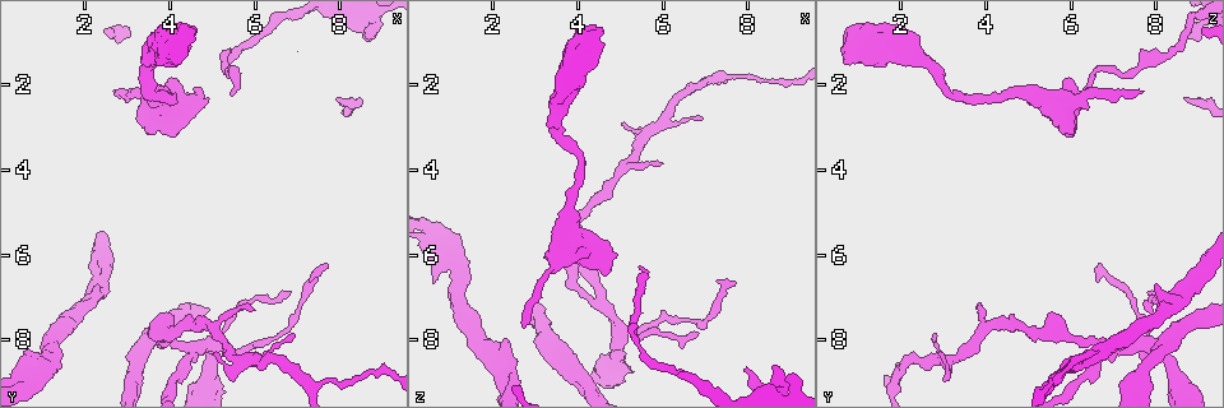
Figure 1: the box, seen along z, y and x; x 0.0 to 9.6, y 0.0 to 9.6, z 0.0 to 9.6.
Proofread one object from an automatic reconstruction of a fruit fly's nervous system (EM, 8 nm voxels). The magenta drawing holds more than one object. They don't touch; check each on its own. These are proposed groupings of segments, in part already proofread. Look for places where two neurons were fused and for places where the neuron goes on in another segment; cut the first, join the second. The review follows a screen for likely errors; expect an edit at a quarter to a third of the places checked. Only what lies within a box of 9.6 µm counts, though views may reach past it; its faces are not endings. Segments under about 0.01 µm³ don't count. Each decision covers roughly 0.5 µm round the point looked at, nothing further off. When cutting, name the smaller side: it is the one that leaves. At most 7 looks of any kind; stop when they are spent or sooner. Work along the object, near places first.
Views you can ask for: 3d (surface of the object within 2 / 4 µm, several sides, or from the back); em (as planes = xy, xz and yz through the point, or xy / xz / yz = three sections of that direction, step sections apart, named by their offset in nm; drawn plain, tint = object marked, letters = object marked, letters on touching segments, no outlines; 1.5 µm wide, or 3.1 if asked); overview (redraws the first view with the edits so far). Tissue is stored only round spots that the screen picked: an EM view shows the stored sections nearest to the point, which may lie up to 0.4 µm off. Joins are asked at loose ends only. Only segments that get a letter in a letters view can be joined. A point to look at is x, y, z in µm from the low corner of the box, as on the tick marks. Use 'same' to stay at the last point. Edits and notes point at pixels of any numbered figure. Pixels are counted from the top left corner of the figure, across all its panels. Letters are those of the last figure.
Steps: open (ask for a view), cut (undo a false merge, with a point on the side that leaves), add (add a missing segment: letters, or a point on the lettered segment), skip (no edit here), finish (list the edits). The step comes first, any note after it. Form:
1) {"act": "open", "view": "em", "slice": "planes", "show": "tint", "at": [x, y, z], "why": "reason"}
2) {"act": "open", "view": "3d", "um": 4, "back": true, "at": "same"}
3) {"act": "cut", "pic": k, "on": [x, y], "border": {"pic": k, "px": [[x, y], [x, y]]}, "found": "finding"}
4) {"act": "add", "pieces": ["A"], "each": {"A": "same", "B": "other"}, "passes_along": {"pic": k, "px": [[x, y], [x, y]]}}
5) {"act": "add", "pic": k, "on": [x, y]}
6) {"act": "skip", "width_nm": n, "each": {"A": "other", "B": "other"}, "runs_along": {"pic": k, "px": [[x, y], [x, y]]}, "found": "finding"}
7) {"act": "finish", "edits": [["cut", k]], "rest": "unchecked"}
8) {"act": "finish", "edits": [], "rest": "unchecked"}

{"act": "open", "view": "em", "slice": "planes", "show": "tint", "at": [2.75, 2.20, 7.70], "why": "tapers out"}

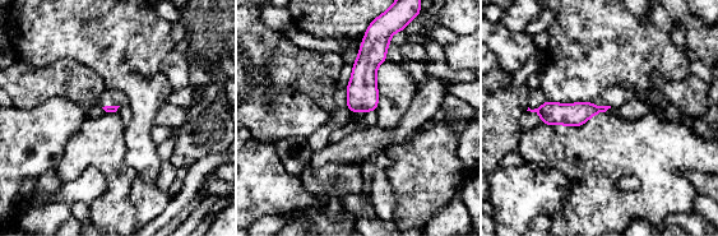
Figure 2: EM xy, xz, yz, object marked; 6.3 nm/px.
{"act": "open", "view": "em", "slice": "planes", "show": "letters", "at": "same"}

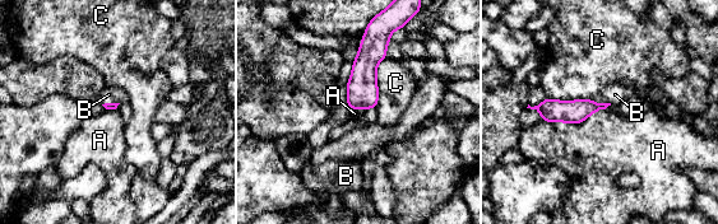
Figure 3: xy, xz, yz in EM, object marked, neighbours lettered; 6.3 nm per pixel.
{"act": "add", "pieces": ["B"], "longest_contact_nm": ["A", 420], "each": {"A": "other", "B": "same", "C": "other"}, "passes_along": {"pic": 3, "px": [[563, 111], [601, 103], [615, 94]]}, "found": "the neuron continues"}

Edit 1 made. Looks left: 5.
{"act": "open", "view": "overview", "why": "redraw"}

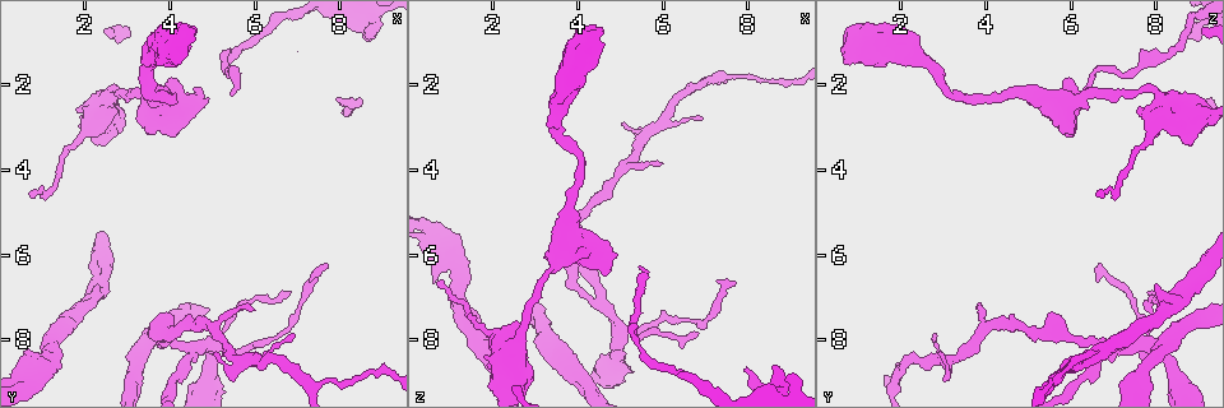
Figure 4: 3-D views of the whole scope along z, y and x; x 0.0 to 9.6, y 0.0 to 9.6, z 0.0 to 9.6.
{"act": "open", "view": "3d", "um": 4, "at": [7.75, 6.15, 6.75], "why": "free end"}

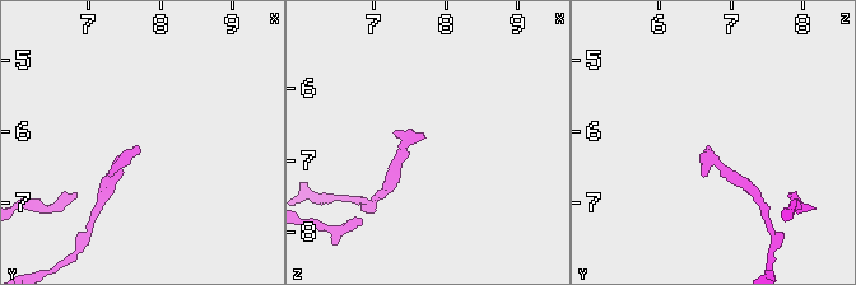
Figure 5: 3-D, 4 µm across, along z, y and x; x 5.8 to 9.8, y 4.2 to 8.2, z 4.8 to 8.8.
{"act": "open", "view": "em", "slice": "planes", "show": "letters", "at": [7.70, 6.25, 6.70]}

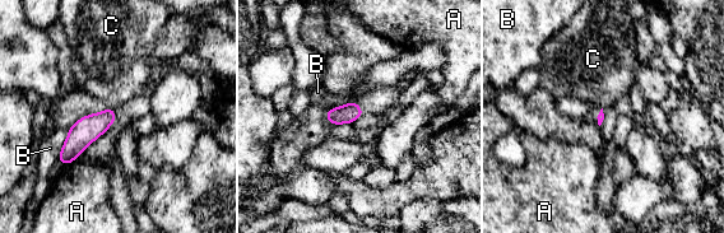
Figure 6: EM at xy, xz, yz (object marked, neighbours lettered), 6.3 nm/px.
{"act": "skip", "each": {"A": "other", "B": "other", "C": "other"}, "runs_along": {"pic": 6, "px": [[111, 112], [63, 158]]}, "found": "none of them fits"}

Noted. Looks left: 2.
{"act": "open", "view": "em", "slice": "planes", "show": "letters", "at": [8.65, 0.95, 8.60], "why": "an open end"}

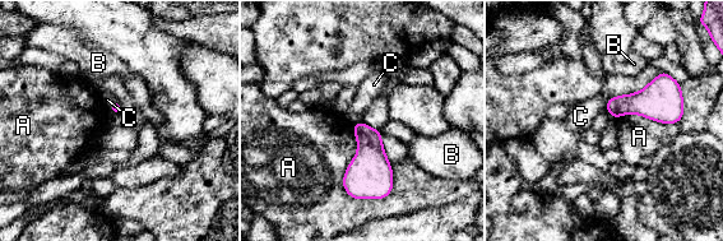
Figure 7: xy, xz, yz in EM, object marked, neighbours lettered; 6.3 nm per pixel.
{"act": "skip", "each": {"A": "other", "B": "other", "C": "other"}, "border": {"pic": 7, "px": [[352, 126], [343, 188], [381, 199]]}, "found": "none of them fits"}

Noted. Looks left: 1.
{"act": "finish", "edits": [["add", 3]], "rest": "unchecked"}

